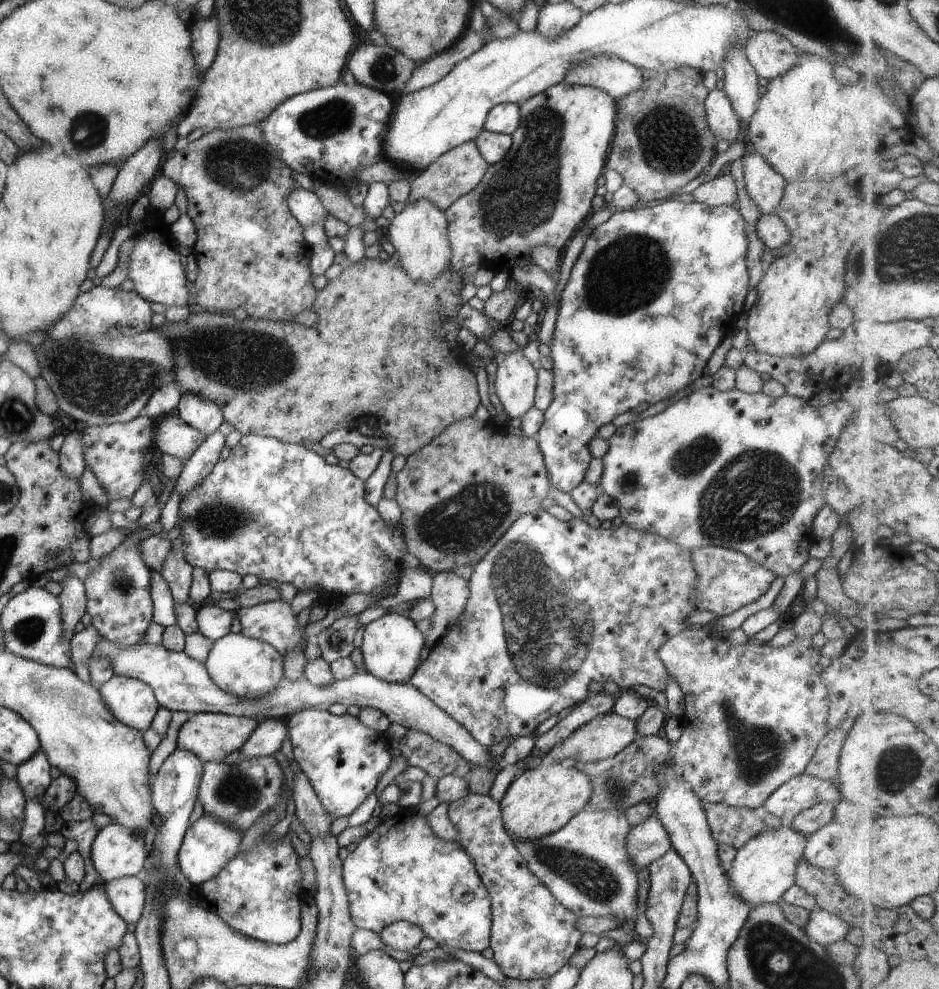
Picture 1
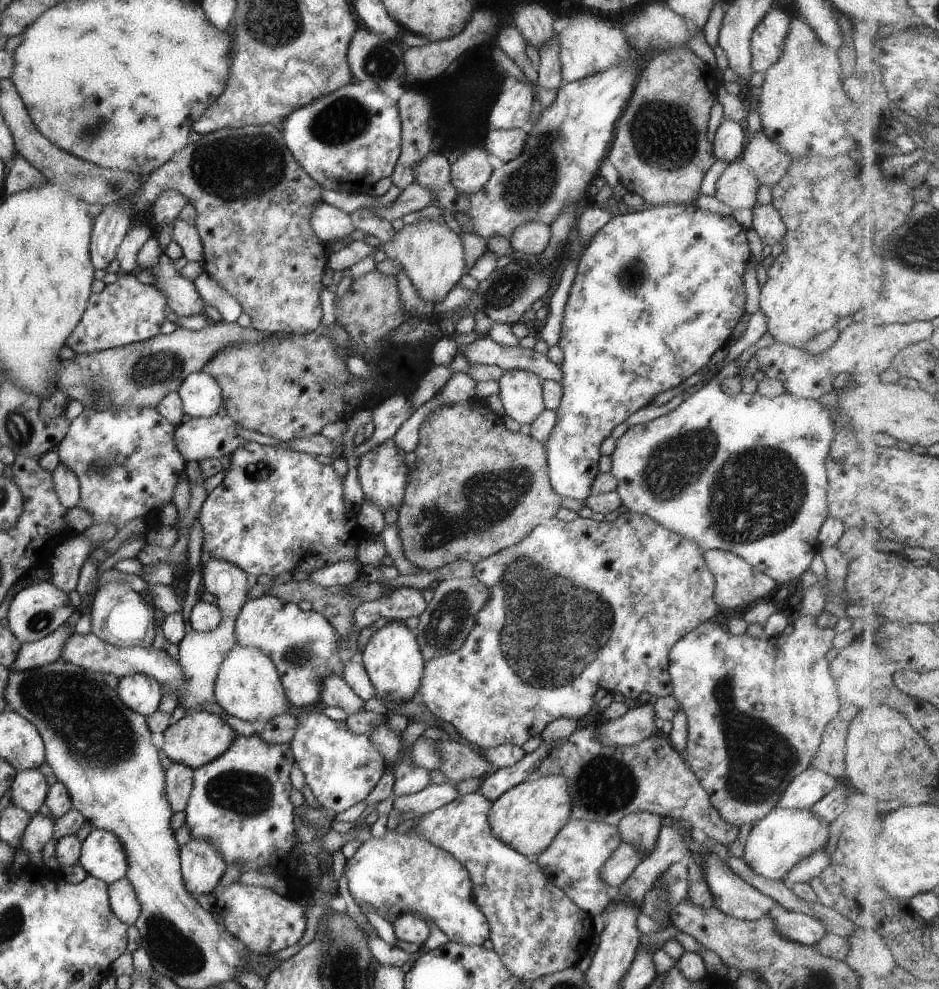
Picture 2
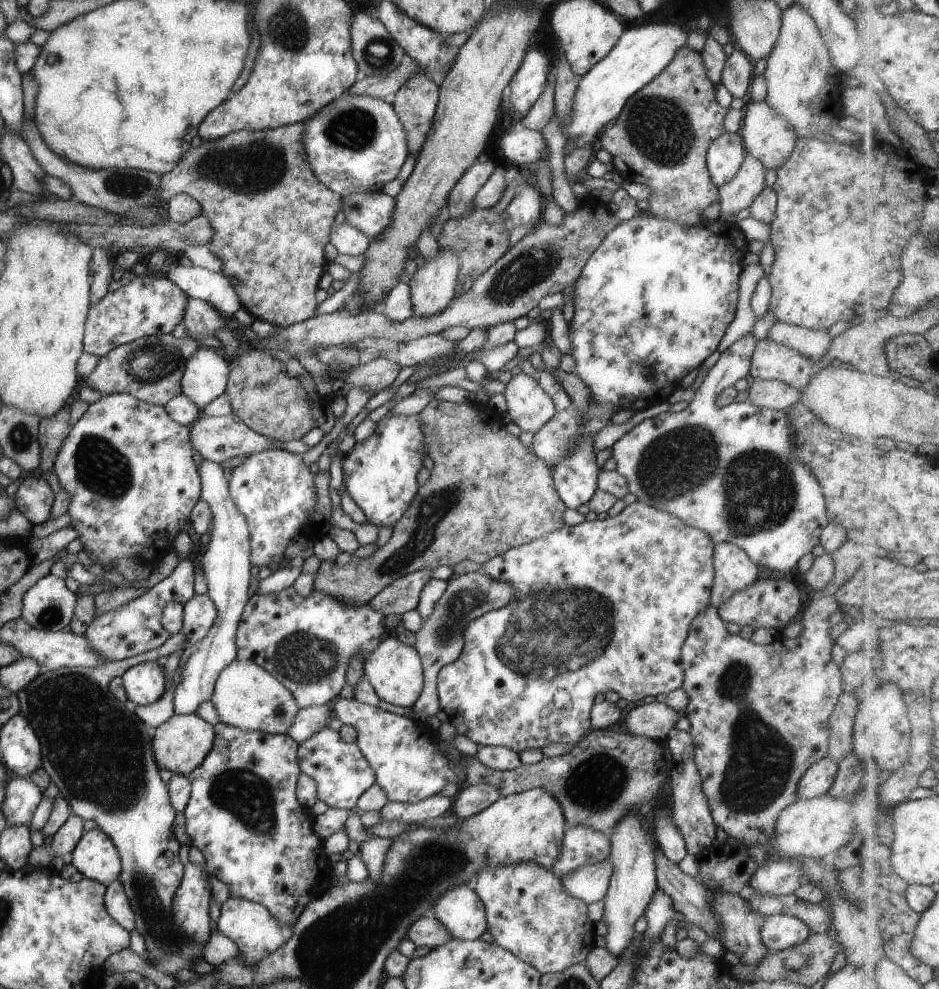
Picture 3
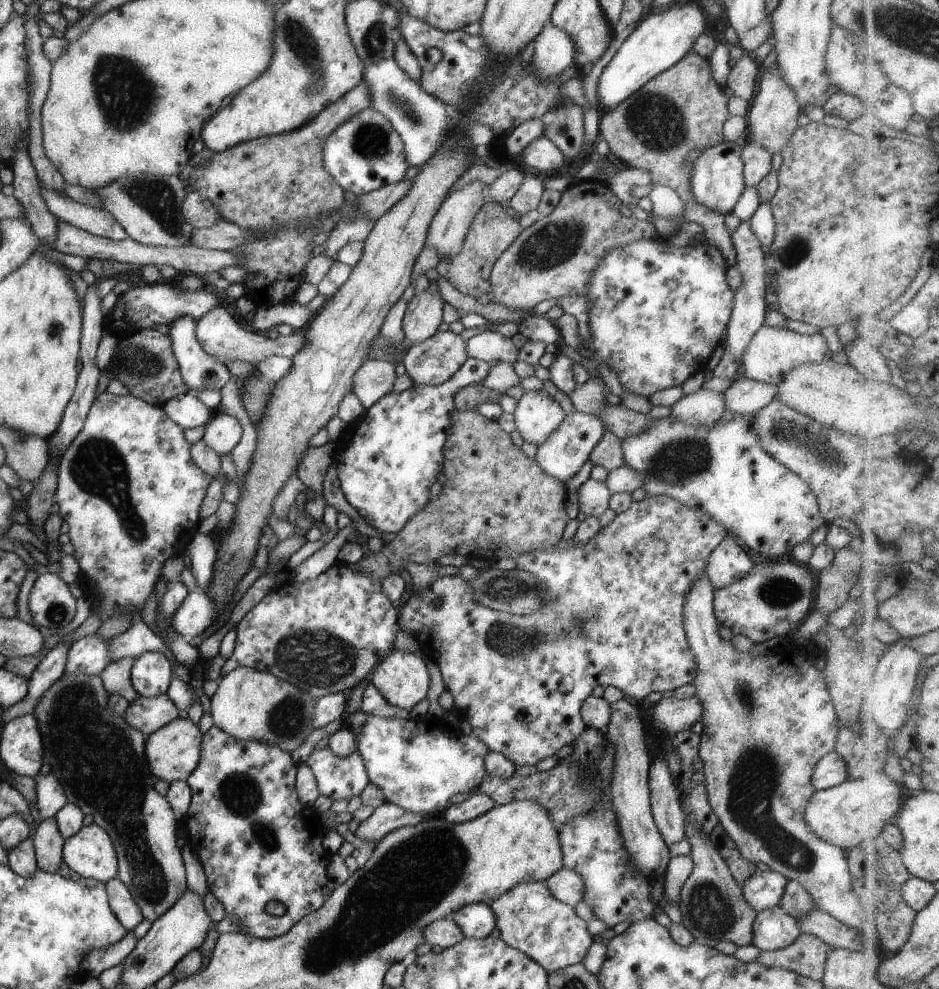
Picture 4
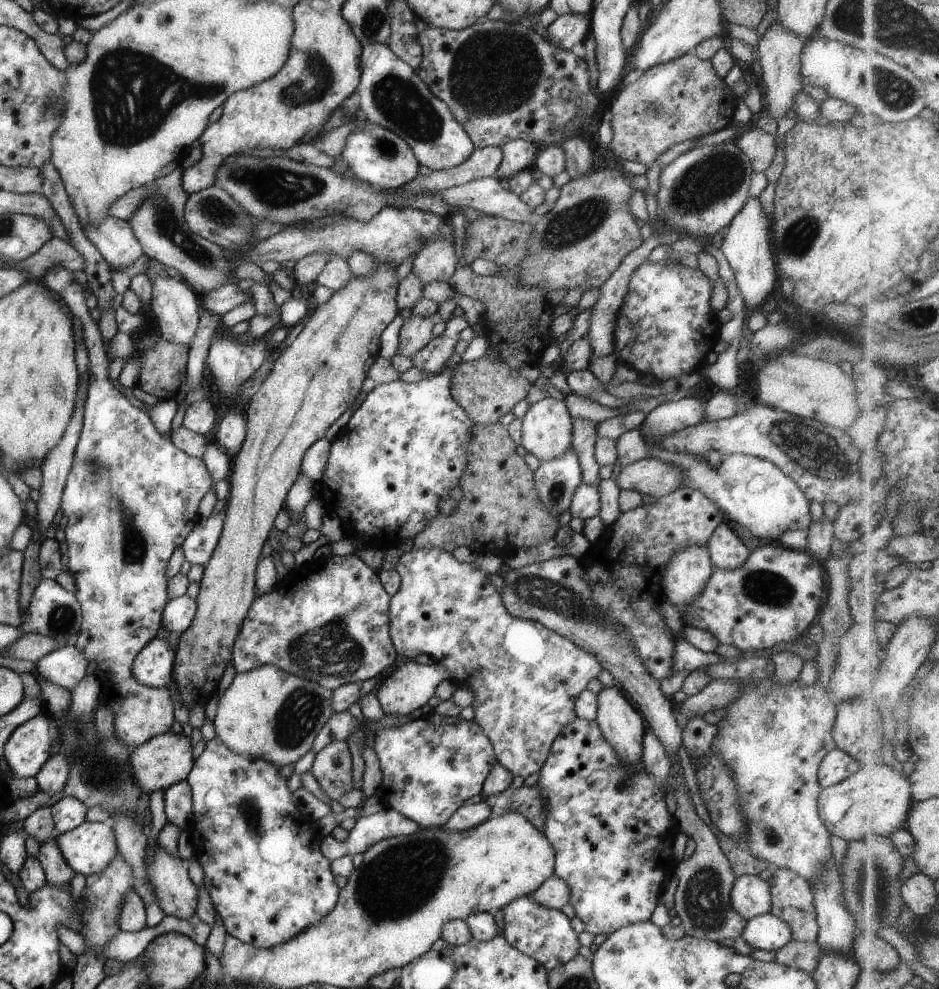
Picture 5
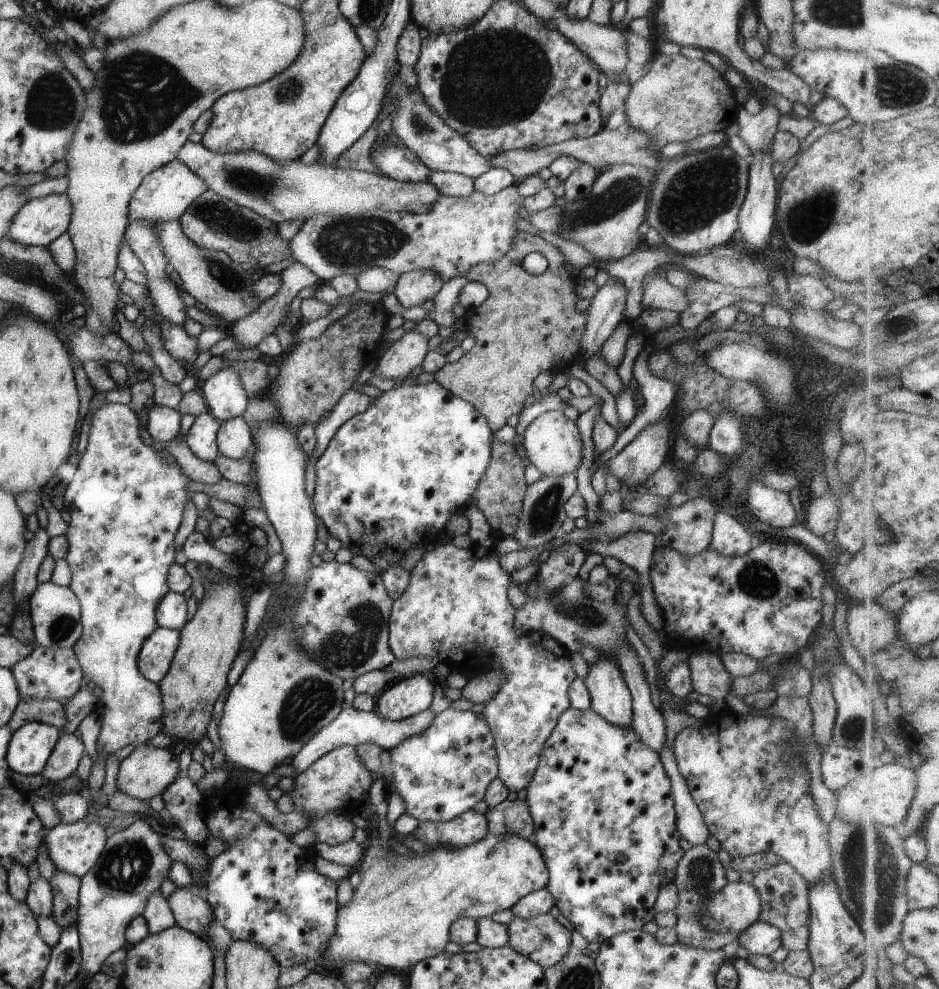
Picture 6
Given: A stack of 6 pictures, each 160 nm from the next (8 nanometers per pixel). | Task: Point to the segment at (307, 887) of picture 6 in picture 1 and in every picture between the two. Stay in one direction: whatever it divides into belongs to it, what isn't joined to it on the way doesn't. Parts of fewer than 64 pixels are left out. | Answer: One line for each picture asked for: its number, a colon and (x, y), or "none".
1: (238, 794)
2: (239, 802)
3: (242, 815)
4: (254, 838)
5: (262, 868)

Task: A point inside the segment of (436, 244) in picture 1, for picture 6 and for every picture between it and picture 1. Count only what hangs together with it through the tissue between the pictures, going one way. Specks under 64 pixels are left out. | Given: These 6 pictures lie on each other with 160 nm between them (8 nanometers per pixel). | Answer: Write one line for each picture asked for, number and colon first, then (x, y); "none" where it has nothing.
2: (431, 254)
3: (431, 287)
4: (422, 316)
5: (415, 333)
6: (400, 357)

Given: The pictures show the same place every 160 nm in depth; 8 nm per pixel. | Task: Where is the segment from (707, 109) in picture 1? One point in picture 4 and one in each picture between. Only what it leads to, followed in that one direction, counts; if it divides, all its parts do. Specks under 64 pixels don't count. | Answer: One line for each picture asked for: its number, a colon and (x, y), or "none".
2: (729, 139)
3: (724, 154)
4: (716, 181)

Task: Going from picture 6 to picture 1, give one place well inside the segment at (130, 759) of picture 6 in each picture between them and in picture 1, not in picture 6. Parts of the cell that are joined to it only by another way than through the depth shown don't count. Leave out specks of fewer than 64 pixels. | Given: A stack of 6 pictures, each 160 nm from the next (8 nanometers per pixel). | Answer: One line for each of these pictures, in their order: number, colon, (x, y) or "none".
1: (210, 736)
2: (197, 737)
3: (179, 743)
4: (171, 751)
5: (161, 761)

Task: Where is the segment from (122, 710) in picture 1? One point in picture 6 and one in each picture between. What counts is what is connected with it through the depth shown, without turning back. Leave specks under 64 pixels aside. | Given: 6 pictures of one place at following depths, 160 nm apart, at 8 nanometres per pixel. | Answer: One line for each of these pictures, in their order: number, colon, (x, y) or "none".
2: (141, 693)
3: (143, 683)
4: (150, 672)
5: (152, 665)
6: (157, 650)

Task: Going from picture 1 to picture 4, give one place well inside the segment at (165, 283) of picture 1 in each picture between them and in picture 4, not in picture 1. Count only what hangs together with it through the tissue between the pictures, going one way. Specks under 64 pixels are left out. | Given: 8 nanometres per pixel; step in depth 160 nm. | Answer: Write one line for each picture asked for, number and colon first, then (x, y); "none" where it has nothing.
2: (181, 297)
3: (200, 319)
4: (220, 336)

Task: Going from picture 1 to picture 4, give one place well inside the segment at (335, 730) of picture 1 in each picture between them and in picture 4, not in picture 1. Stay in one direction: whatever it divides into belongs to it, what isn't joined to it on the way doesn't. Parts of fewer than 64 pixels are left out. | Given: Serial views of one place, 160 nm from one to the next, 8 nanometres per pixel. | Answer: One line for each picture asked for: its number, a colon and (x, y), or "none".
2: (340, 768)
3: (341, 774)
4: (337, 778)

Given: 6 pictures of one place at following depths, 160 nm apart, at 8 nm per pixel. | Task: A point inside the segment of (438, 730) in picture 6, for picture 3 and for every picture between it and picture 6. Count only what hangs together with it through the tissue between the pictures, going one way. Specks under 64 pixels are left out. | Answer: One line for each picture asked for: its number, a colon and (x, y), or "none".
3: (406, 764)
4: (419, 767)
5: (431, 765)

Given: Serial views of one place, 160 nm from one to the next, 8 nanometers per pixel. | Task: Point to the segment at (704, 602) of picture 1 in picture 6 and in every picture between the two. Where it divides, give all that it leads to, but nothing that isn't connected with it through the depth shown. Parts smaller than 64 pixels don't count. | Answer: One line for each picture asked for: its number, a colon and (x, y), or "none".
2: (736, 583)
3: (733, 570)
4: (727, 562)
5: (727, 551)
6: (728, 538)

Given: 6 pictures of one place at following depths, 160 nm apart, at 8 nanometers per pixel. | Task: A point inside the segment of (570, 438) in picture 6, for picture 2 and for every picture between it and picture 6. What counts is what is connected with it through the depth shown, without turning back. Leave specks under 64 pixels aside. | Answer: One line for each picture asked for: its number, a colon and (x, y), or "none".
2: (520, 391)
3: (529, 407)
4: (537, 414)
5: (545, 429)

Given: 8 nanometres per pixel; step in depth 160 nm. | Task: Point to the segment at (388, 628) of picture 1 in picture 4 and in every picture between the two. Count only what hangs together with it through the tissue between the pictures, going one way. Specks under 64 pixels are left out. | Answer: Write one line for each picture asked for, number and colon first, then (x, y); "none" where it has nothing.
2: (391, 657)
3: (394, 670)
4: (401, 679)

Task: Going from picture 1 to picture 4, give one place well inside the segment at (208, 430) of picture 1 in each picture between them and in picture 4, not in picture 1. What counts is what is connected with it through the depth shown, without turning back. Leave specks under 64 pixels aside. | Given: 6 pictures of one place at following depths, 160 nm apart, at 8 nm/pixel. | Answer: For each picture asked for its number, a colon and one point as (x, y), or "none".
2: (200, 395)
3: (205, 374)
4: (199, 371)

